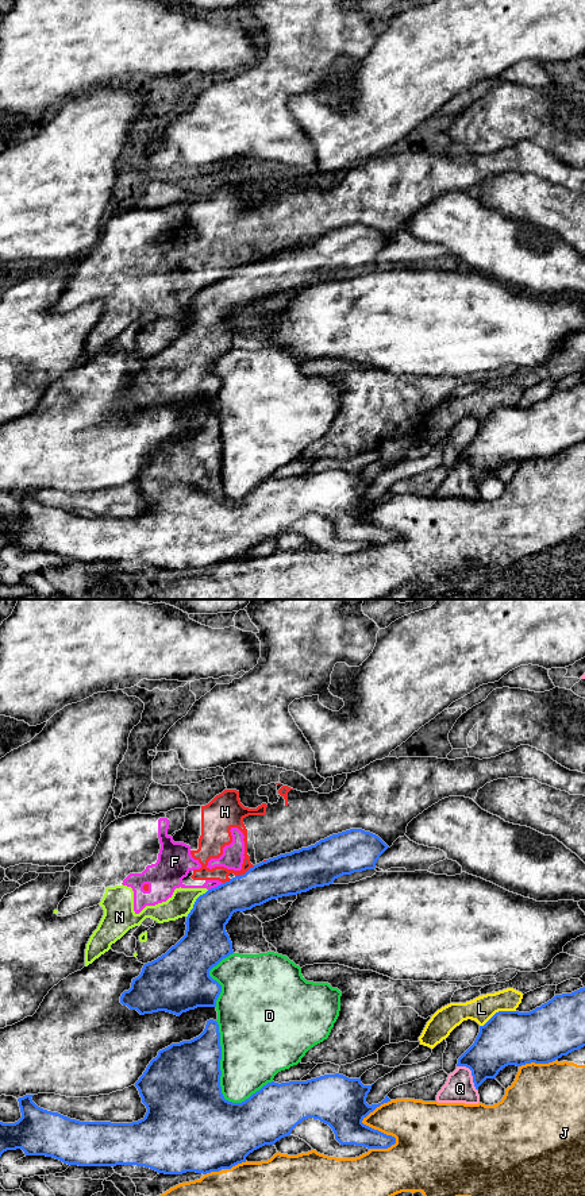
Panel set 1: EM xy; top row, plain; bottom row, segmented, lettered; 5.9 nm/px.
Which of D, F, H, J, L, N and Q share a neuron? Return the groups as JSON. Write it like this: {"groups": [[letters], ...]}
{"groups": [["D"], ["F", "H", "N"], ["J"], ["L"], ["Q"]]}

